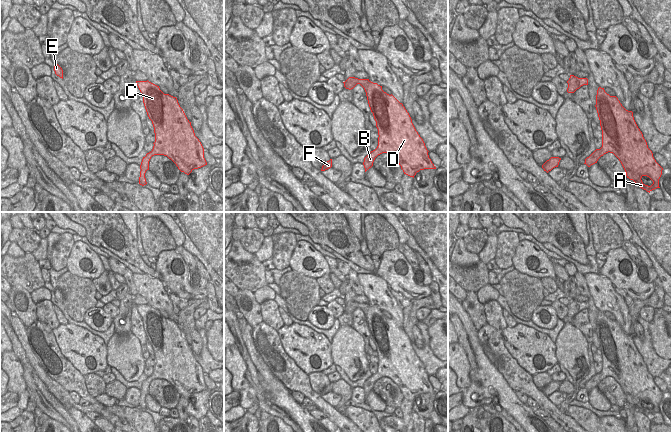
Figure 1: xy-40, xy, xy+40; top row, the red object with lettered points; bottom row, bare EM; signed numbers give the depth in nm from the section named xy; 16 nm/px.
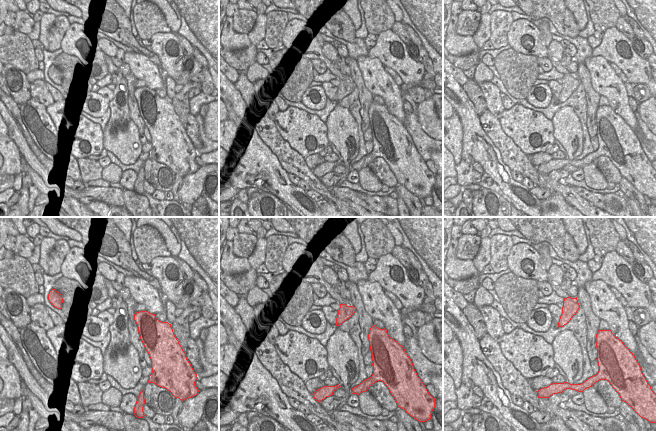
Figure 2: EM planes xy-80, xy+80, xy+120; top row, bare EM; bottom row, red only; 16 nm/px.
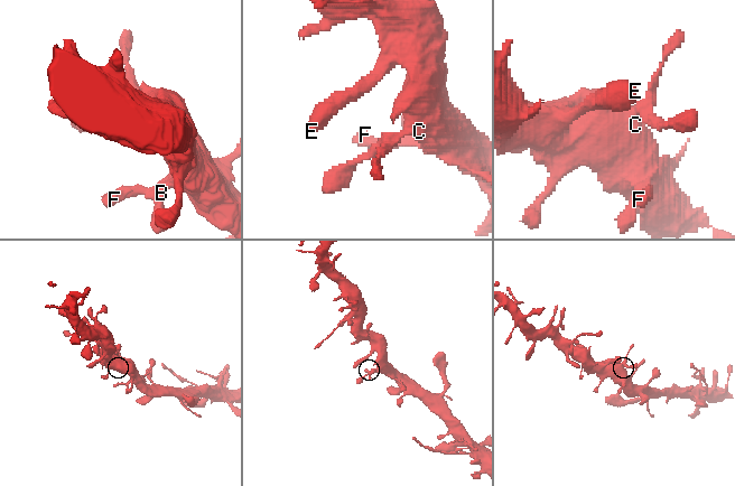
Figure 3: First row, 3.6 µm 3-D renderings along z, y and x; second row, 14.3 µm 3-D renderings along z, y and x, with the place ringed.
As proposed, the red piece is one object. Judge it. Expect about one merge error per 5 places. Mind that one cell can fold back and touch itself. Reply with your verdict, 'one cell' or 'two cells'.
one cell

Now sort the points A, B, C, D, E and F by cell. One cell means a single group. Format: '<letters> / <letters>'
A B C D E F

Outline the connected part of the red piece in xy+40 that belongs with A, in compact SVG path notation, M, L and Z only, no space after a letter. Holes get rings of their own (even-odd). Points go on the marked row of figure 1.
M599 87L596 95L596 110L602 130L602 147L585 159L588 167L597 163L604 154L613 153L621 162L627 178L640 188L651 192L659 187L663 168L656 162L638 128L633 112L626 110L616 96L610 96ZM649 177L653 184L645 185L641 178Z

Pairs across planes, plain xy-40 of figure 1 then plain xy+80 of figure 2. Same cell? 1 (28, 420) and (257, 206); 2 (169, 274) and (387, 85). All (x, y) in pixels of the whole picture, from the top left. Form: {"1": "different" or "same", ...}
{"1": "different", "2": "different"}

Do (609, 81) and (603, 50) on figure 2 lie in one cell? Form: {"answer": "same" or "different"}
{"answer": "different"}

